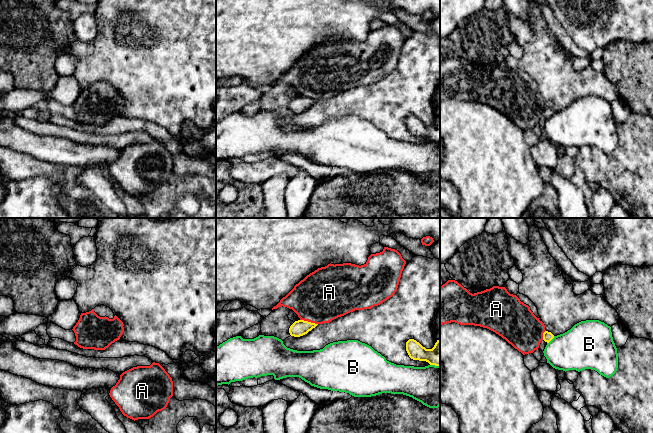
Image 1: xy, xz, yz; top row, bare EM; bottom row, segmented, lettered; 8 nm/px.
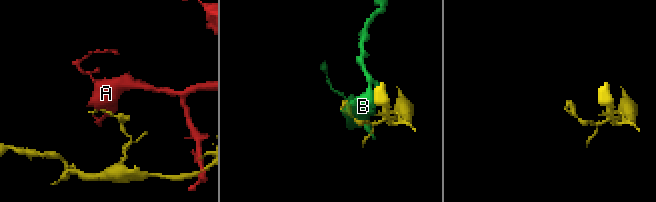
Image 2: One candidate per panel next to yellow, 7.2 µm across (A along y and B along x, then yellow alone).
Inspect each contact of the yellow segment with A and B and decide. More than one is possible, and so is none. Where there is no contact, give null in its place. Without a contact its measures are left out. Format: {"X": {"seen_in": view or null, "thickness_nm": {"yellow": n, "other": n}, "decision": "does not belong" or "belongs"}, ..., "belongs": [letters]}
{"A": {"seen_in": "xz", "thickness_nm": {"yellow": 130, "other": 420}, "decision": "does not belong"}, "B": {"seen_in": "yz", "thickness_nm": {"yellow": 80, "other": 340}, "decision": "does not belong"}, "belongs": []}

